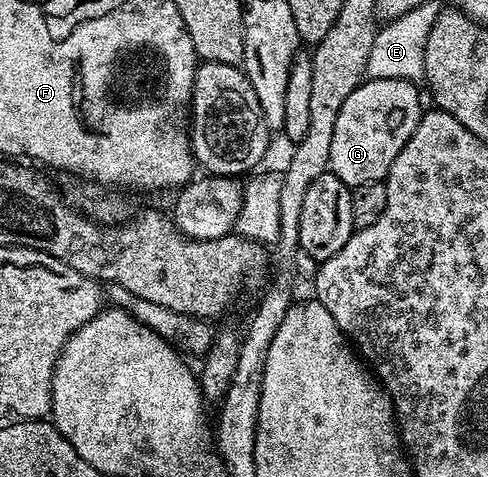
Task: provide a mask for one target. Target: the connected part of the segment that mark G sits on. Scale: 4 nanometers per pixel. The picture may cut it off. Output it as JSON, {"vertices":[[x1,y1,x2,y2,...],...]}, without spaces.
{"vertices":[[374,78,361,81,357,89,350,91,334,122,328,164,330,172,342,179,344,185,351,187,387,178,398,151,406,147,422,116,420,93,416,89,411,81]]}

